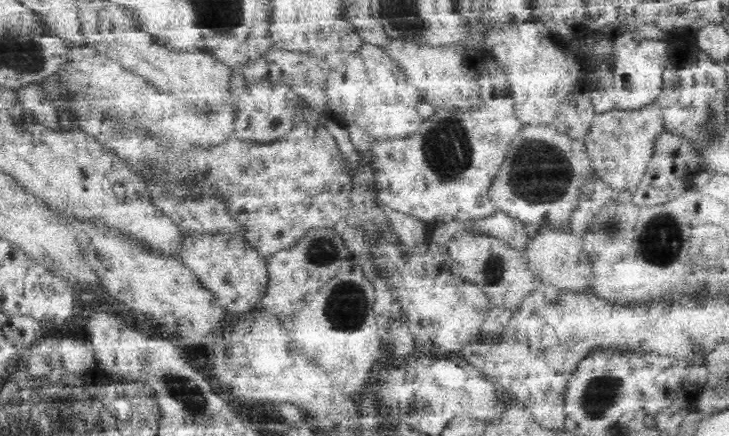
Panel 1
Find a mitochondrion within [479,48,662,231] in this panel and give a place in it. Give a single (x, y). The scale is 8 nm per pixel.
(539, 173)

